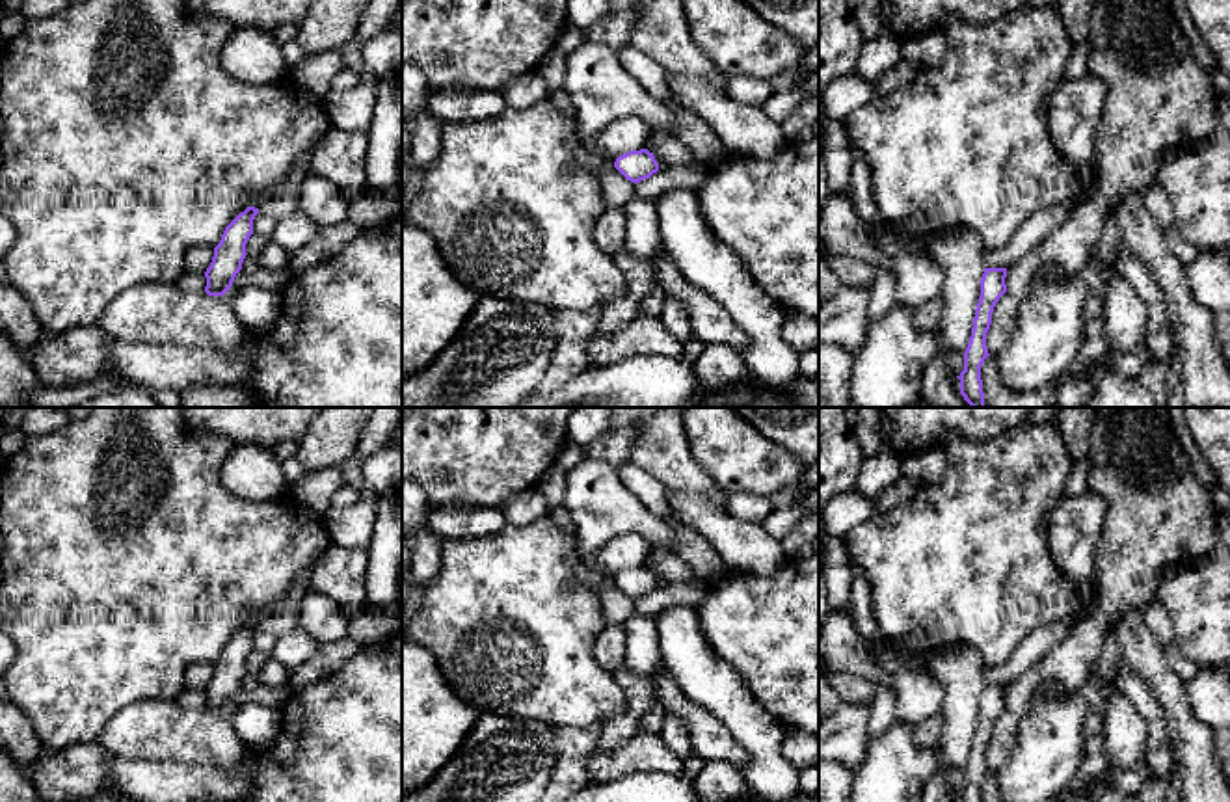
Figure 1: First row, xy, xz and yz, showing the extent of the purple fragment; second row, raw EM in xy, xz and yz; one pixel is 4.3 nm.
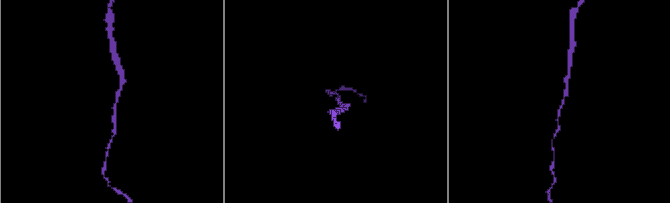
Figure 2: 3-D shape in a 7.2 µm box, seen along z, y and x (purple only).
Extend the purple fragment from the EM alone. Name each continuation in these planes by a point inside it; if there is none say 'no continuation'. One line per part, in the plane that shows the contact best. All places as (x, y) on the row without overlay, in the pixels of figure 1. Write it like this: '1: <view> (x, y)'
no continuation

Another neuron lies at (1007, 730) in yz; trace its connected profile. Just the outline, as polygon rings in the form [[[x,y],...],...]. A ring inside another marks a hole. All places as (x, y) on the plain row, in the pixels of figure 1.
[[[1005,709],[994,724],[992,741],[986,750],[986,765],[990,772],[997,772],[1016,752],[1022,739],[1022,716]]]

